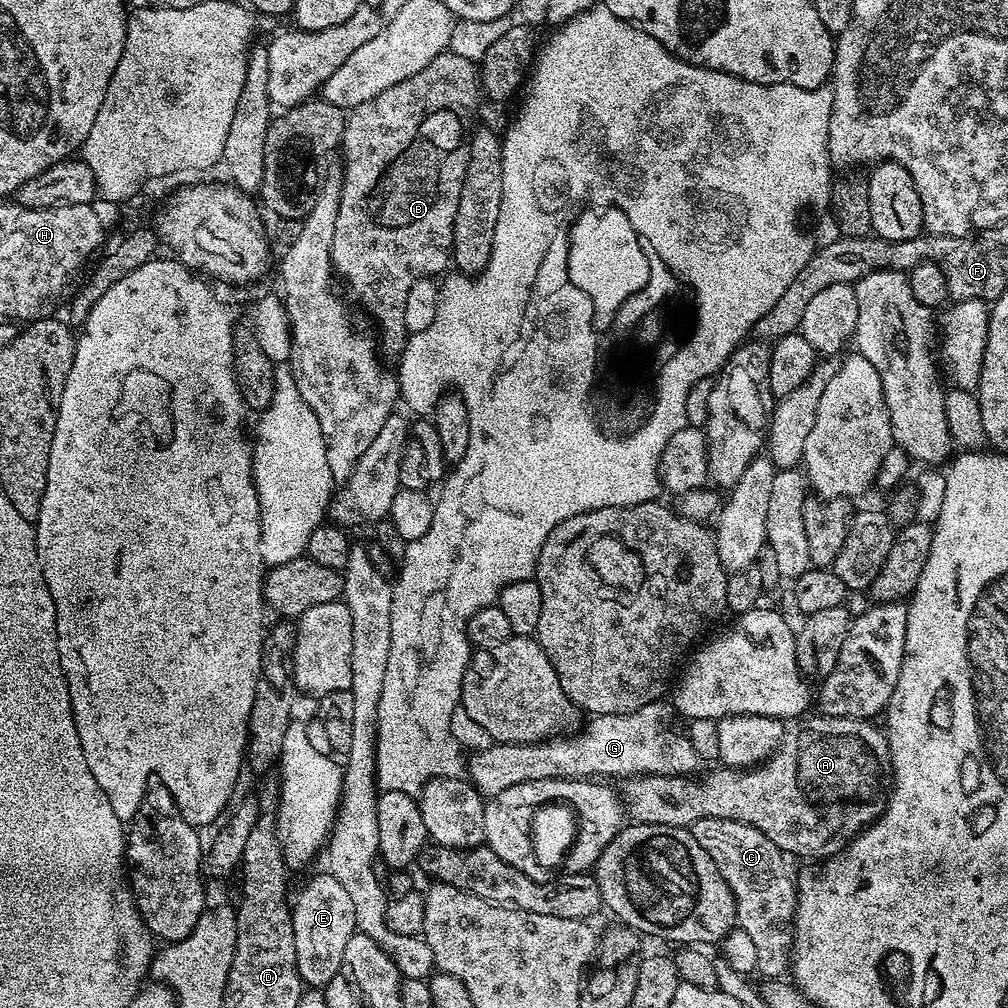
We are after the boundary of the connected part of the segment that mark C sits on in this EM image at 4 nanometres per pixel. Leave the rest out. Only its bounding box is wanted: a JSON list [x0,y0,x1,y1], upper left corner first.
[690,818,798,978]

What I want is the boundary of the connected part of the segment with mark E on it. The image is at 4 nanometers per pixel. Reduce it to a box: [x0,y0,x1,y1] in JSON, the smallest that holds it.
[291,874,358,989]

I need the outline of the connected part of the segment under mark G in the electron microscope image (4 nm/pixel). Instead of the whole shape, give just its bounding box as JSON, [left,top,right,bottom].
[466,698,702,798]

